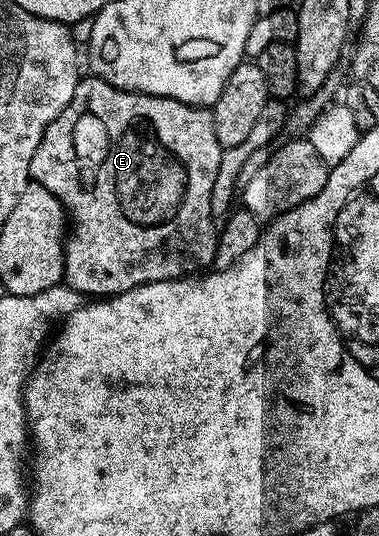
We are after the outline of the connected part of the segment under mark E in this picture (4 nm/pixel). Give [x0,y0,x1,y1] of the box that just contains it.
[28,76,221,296]

